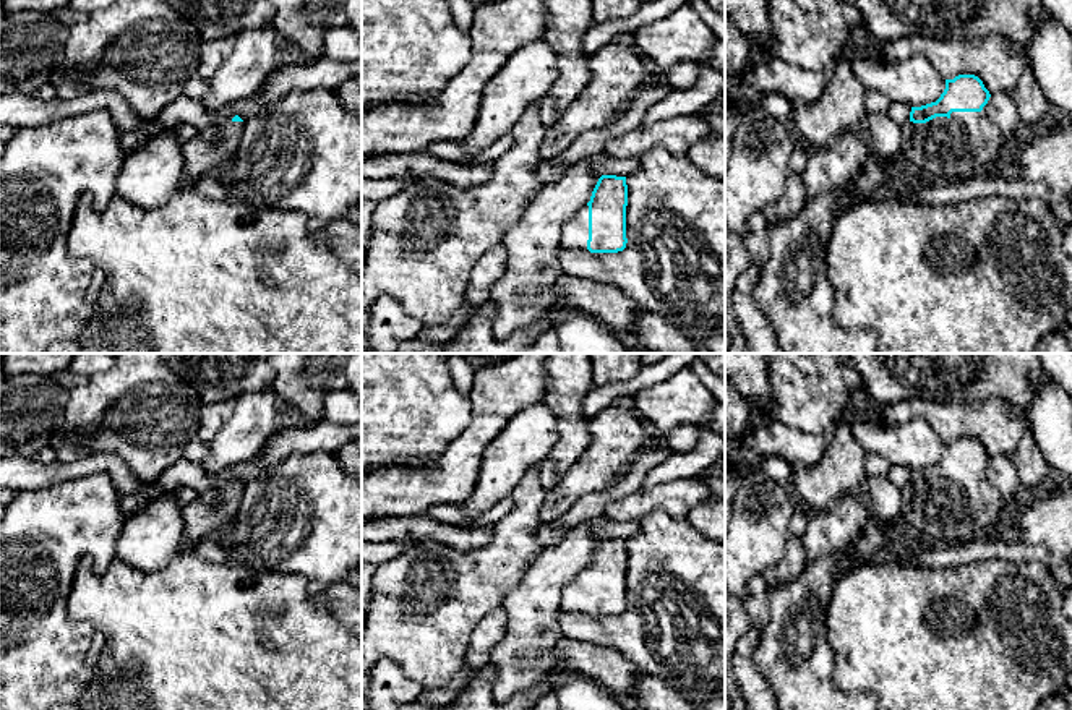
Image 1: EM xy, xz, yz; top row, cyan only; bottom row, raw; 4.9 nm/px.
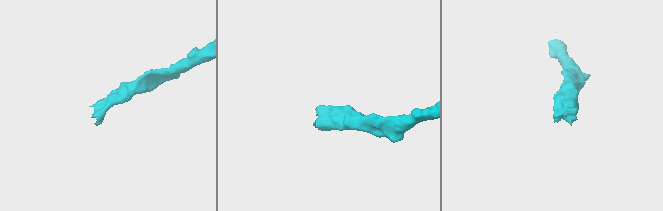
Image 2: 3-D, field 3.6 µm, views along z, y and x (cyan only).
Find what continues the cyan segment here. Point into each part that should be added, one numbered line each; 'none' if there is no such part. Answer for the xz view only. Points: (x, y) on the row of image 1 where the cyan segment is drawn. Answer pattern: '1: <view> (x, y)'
1: xz (574, 234)

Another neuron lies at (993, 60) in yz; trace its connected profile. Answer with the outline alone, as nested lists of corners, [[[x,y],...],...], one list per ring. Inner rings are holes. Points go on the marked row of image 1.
[[[907,36],[897,41],[876,41],[866,47],[843,47],[840,60],[848,62],[860,55],[876,55],[887,63],[923,55],[946,79],[958,75],[978,76],[991,96],[1012,94],[1022,70],[1030,65],[1030,60],[1015,53],[1001,36],[989,36],[980,42]]]

